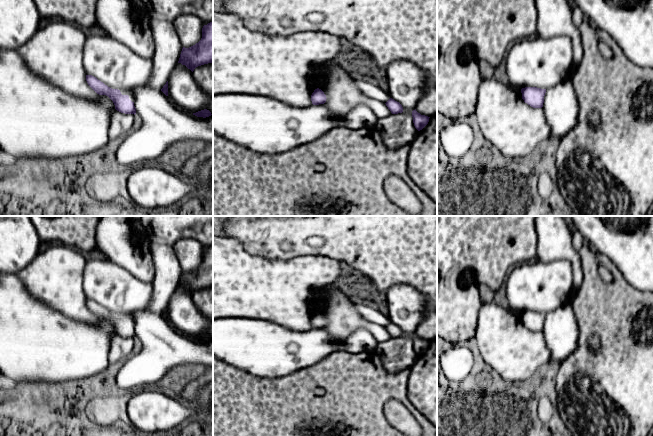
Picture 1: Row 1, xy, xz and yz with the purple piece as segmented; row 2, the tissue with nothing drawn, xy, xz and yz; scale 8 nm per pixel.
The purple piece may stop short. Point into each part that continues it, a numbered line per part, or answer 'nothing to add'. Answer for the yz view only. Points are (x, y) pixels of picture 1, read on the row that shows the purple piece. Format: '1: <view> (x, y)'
nothing to add

